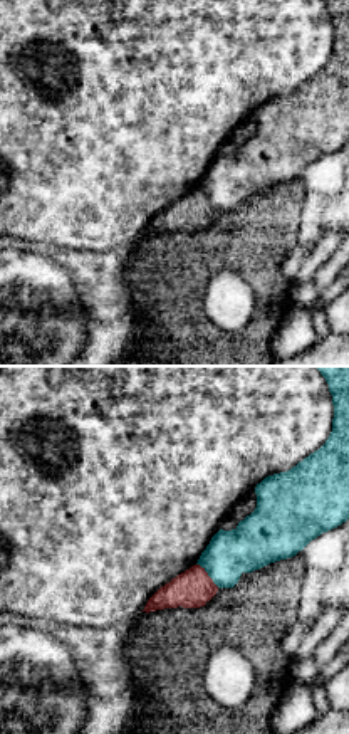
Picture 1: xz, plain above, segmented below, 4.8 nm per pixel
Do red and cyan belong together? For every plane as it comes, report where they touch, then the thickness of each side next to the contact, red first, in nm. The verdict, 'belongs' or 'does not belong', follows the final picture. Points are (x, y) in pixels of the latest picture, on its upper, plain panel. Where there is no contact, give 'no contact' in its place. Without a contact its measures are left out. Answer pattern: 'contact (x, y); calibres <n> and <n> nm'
contact (207, 199); calibres 180 and 220 nm

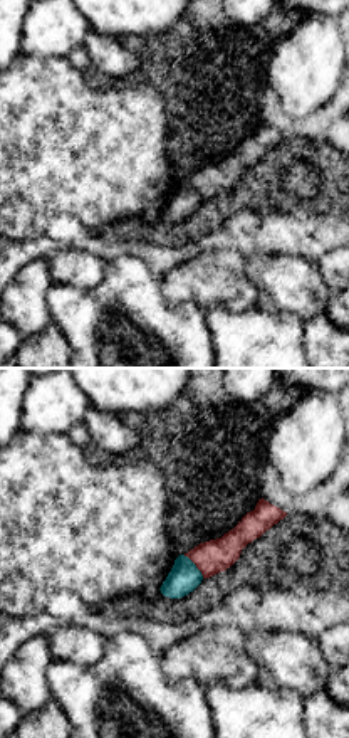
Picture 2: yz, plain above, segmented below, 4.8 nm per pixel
contact (195, 187); calibres 160 and 150 nm

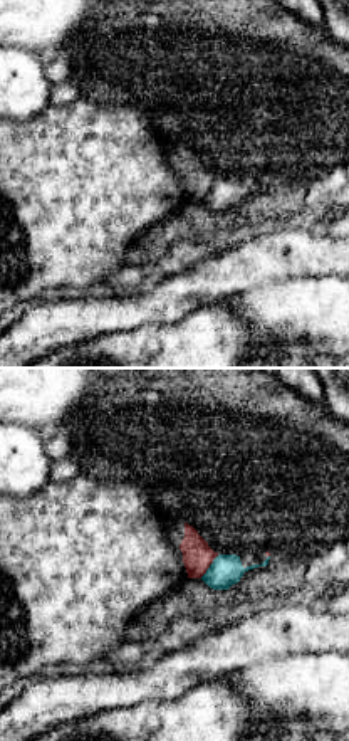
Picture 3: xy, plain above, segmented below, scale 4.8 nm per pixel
contact (208, 190); calibres 140 and 150 nm

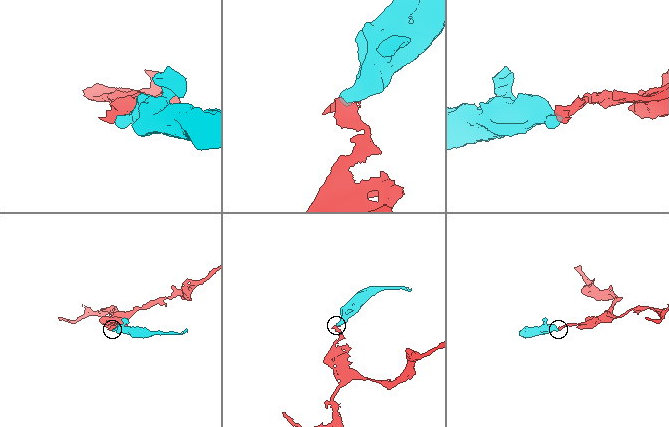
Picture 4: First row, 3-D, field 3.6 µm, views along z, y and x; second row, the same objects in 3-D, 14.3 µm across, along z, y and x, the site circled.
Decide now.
does not belong

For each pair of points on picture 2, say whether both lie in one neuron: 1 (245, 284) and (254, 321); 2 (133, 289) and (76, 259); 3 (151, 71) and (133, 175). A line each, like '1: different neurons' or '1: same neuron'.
1: different neurons
2: different neurons
3: different neurons

